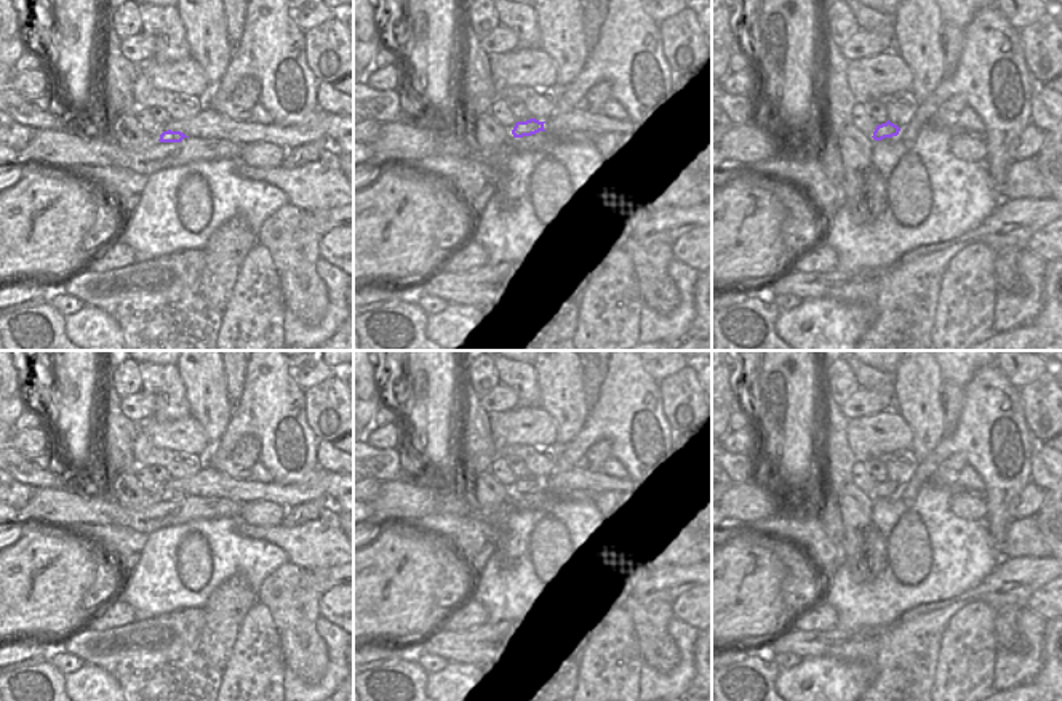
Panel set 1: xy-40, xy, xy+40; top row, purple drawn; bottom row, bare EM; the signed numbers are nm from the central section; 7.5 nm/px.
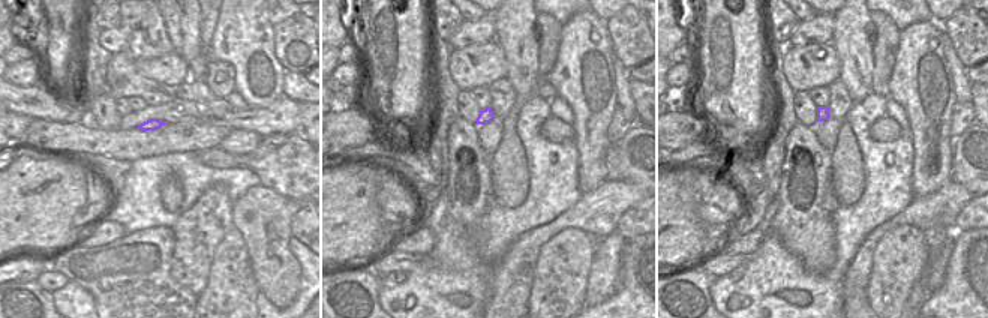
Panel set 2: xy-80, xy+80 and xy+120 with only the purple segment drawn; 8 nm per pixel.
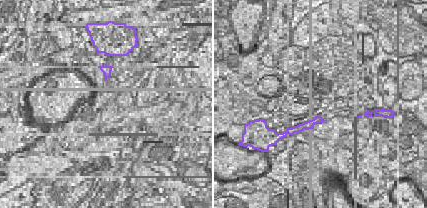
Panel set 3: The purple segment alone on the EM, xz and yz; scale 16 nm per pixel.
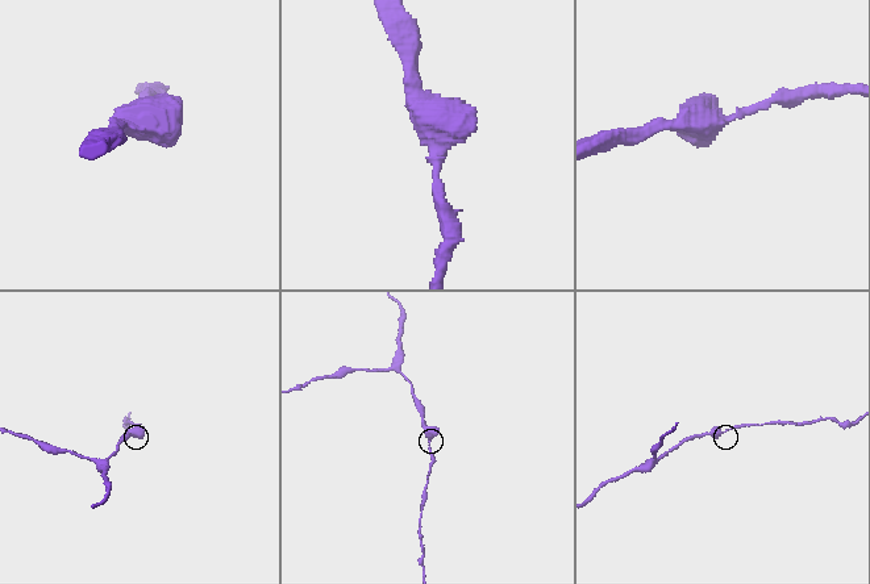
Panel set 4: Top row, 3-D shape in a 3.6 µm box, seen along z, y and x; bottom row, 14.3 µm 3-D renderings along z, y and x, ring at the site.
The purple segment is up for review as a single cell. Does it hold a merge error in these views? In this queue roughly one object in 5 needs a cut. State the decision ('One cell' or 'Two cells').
One cell

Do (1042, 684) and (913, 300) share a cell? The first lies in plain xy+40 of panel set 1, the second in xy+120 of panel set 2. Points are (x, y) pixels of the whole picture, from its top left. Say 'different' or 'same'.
different

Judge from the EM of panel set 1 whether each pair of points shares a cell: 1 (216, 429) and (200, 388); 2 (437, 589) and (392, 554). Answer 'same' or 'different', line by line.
1: same
2: same

